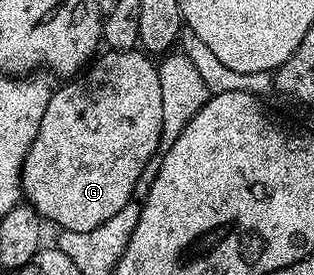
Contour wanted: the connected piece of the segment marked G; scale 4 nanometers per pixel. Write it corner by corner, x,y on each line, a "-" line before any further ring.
136,49
108,51
105,54
105,57
97,56
83,72
65,80
68,82
61,89
59,86
53,92
50,103
46,103
46,115
42,115
38,135
24,160
24,169
20,172
20,188
27,204
33,207
45,222
53,221
54,224
60,225
61,230
94,231
94,227
102,227
102,223
106,223
106,219
118,215
118,211
122,211
122,207
126,207
126,203
133,200
136,184
145,176
144,168
147,167
148,160
152,156
154,156
153,158
157,156
160,146
160,136
162,135
162,83
158,83
157,64
149,57
149,54

